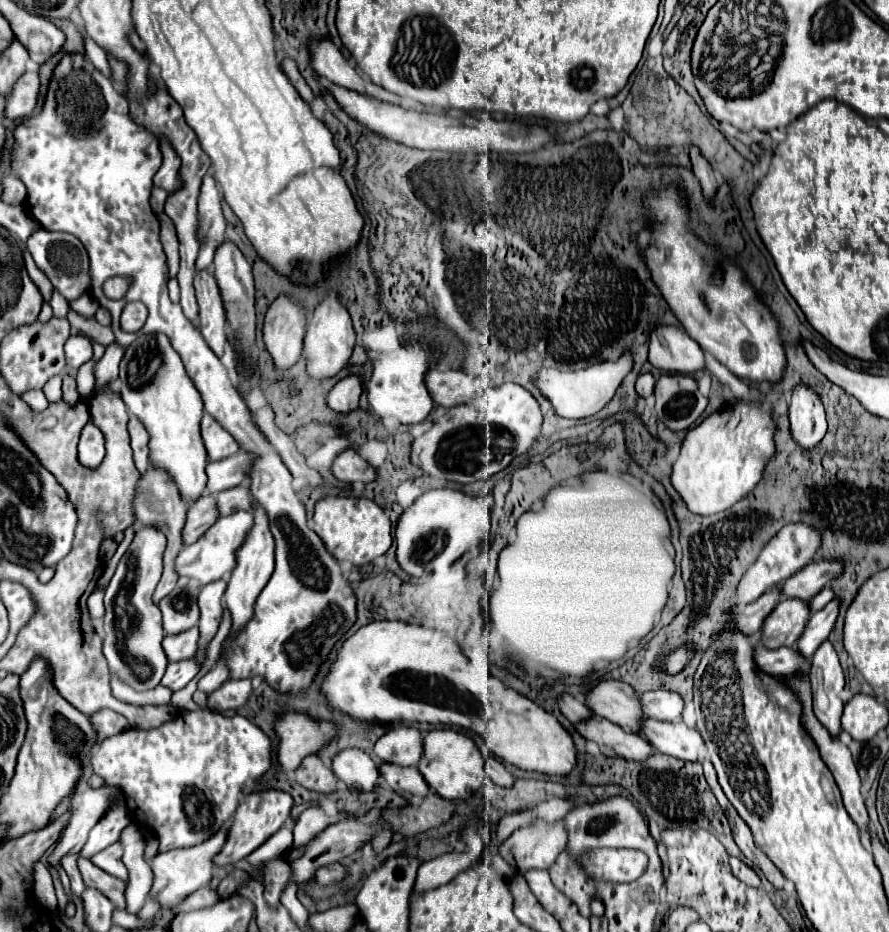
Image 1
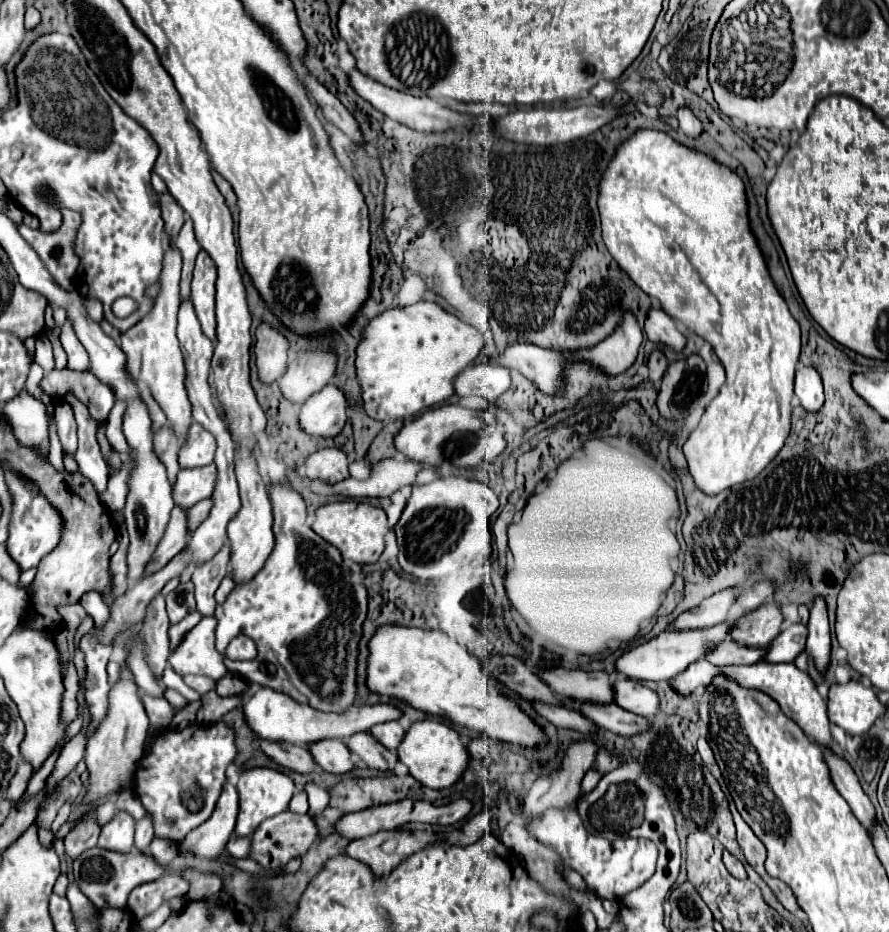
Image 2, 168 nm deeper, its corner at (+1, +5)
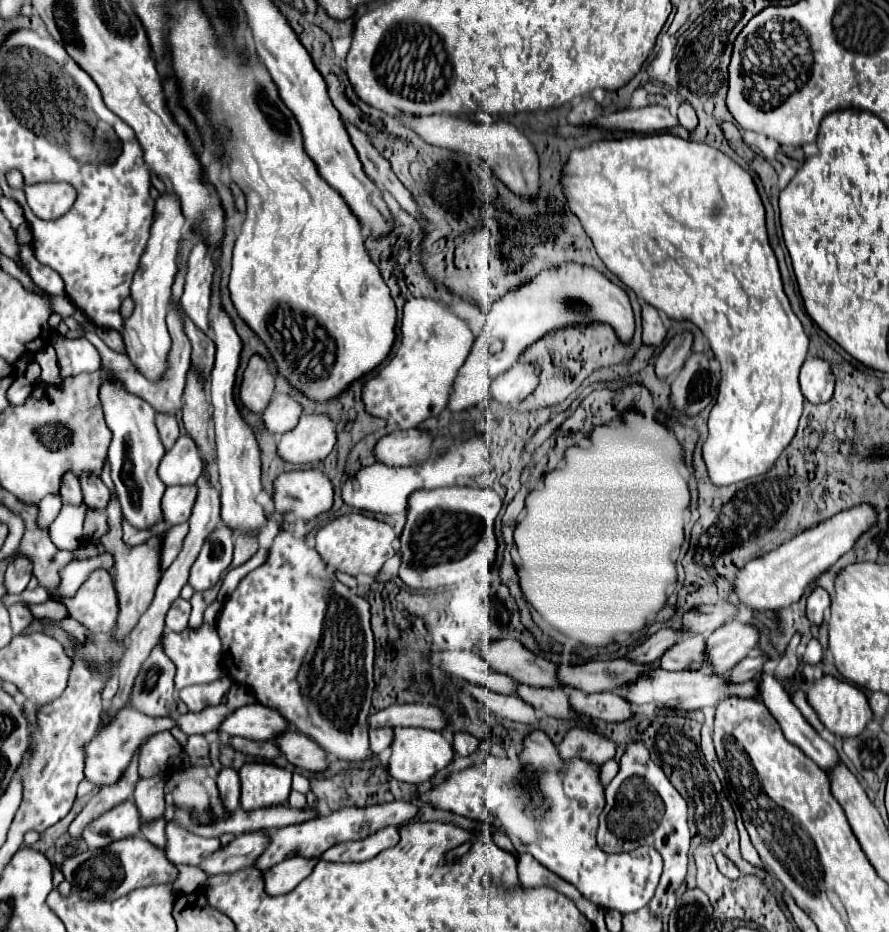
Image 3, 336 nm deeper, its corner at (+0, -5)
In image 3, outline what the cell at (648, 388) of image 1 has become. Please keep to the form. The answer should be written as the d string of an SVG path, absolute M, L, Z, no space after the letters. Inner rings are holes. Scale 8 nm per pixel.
M679 333L665 345L655 361L655 373L659 379L671 379L683 367L685 359L691 355L691 341L691 333Z

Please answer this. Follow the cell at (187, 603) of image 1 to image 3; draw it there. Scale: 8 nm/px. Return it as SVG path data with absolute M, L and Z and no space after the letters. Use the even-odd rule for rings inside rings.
M177 599L169 613L167 613L167 619L165 619L165 627L169 631L185 631L187 629L187 621L189 621L189 613L191 613L191 603L185 601L185 599Z

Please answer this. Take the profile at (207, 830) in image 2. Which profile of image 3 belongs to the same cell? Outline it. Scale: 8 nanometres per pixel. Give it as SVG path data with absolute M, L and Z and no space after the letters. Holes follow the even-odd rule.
M223 767L217 775L217 787L219 787L221 801L225 805L225 811L233 813L235 809L239 809L239 777L237 777L237 771Z

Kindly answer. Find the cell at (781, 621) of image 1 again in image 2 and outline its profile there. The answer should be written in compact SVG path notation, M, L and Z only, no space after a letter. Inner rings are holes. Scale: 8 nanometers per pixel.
M776 603L762 605L742 617L738 617L730 625L730 639L744 647L766 647L770 645L770 639L780 633L782 625L782 613Z

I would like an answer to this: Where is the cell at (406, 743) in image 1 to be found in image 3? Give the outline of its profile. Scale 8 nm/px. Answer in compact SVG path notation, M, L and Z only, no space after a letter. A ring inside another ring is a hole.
M383 727L383 729L369 729L369 739L371 739L371 751L377 755L381 753L383 749L391 747L393 743L393 731L389 727Z

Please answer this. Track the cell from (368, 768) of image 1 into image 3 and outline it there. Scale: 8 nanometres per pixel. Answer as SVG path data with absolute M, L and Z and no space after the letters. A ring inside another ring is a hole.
M285 733L275 741L283 753L283 757L293 763L299 769L311 771L311 773L321 773L329 769L327 753L315 745L309 737L303 737L301 733Z

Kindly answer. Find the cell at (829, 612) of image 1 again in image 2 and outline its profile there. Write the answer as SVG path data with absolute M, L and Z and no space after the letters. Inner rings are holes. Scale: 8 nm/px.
M796 623L784 629L768 647L764 661L768 663L790 663L806 647L806 627Z

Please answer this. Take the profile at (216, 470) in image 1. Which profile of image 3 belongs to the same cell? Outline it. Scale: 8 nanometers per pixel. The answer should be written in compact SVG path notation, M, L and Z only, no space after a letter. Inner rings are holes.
M195 485L167 487L161 501L161 509L169 525L179 525L179 523L189 521L191 505L195 505L195 493L197 493Z

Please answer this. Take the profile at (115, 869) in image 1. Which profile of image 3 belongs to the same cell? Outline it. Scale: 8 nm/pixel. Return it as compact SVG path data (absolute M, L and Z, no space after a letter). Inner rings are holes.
M125 801L111 811L107 811L103 817L93 821L83 831L83 841L91 849L101 849L111 845L111 841L121 841L127 837L141 835L141 819L139 811L135 809L133 801Z

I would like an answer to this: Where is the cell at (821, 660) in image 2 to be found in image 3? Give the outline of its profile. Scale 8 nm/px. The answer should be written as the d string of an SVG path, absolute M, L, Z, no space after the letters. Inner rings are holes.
M815 587L813 593L807 597L807 619L813 625L821 625L823 617L825 617L825 609L829 609L829 593L821 587Z

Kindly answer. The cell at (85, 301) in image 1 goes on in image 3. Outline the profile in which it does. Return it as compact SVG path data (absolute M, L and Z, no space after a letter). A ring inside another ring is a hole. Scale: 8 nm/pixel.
M105 373L107 377L103 379L103 385L99 389L99 399L103 405L107 427L113 433L107 455L111 461L111 477L117 489L117 497L123 507L123 517L135 529L153 529L159 521L163 521L161 499L165 493L165 485L157 475L159 461L163 459L165 449L155 427L155 409L141 397L129 393L115 373Z

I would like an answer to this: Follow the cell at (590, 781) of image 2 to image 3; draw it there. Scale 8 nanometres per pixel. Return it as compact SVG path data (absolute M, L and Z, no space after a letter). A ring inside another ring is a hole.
M611 759L611 761L607 761L603 767L601 767L601 783L603 785L607 785L607 783L611 783L611 779L617 775L617 771L619 771L619 765Z

